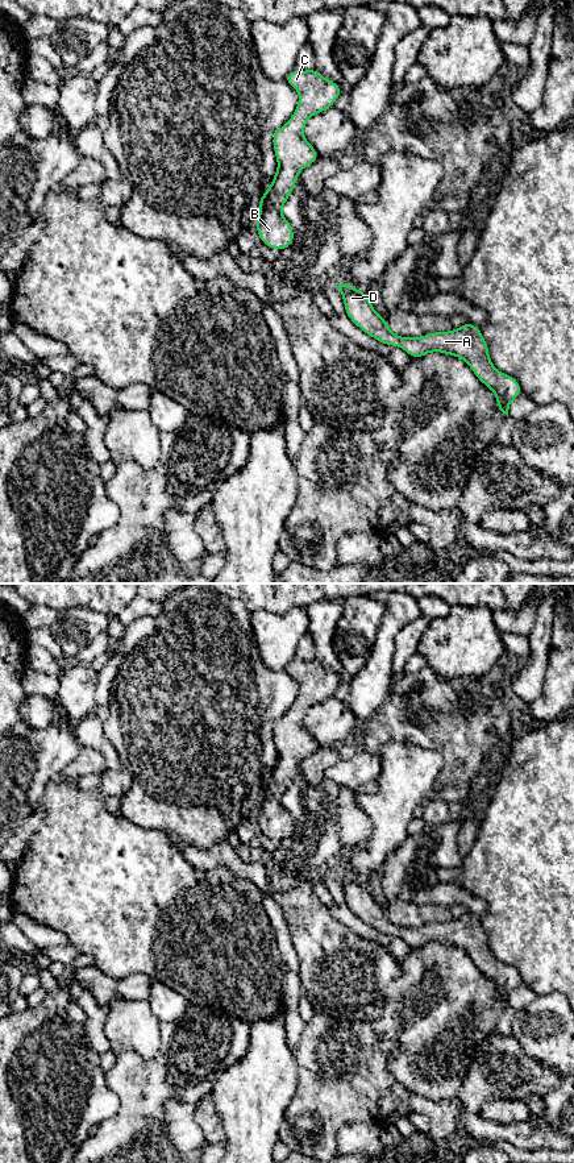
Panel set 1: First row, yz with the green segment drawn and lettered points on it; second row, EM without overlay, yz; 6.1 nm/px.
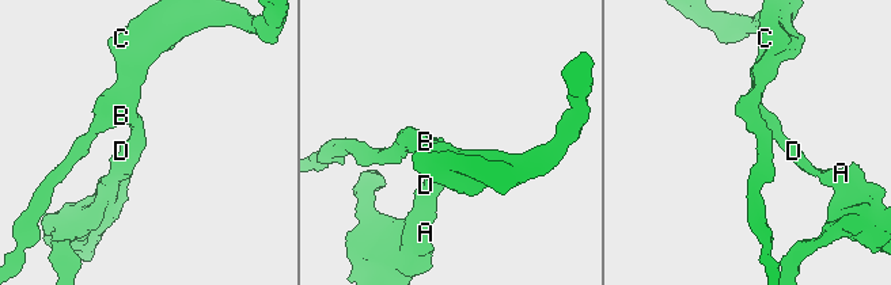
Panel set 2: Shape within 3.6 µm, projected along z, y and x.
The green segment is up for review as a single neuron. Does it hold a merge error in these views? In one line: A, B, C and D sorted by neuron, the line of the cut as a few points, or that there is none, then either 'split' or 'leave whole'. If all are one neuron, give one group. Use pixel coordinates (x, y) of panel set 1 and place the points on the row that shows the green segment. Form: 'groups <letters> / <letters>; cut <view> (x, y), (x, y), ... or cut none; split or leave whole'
groups A B C D; cut none; leave whole

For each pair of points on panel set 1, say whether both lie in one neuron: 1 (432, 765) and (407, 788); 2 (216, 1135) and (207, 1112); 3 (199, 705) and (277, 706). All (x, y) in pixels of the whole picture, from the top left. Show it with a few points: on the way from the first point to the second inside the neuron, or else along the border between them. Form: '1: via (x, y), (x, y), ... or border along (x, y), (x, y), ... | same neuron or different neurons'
1: via (425, 769), (414, 781) | same neuron
2: via (212, 1130), (207, 1117) | same neuron
3: via (219, 705), (257, 705) | same neuron

